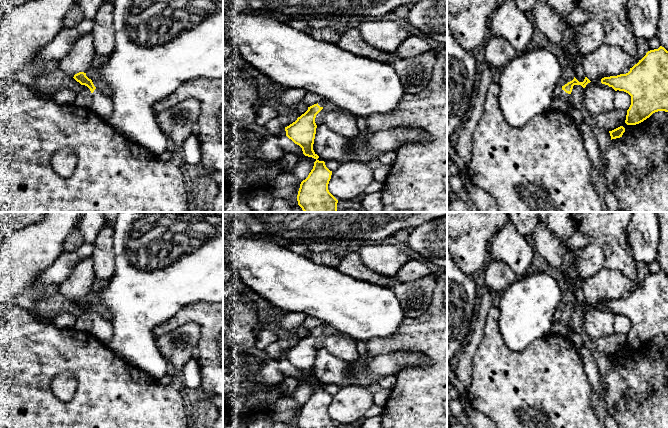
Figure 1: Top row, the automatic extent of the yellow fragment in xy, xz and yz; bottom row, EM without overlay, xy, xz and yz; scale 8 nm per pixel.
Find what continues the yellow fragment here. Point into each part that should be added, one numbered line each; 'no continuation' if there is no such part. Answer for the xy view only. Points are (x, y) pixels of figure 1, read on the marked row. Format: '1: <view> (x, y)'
1: xy (103, 106)

